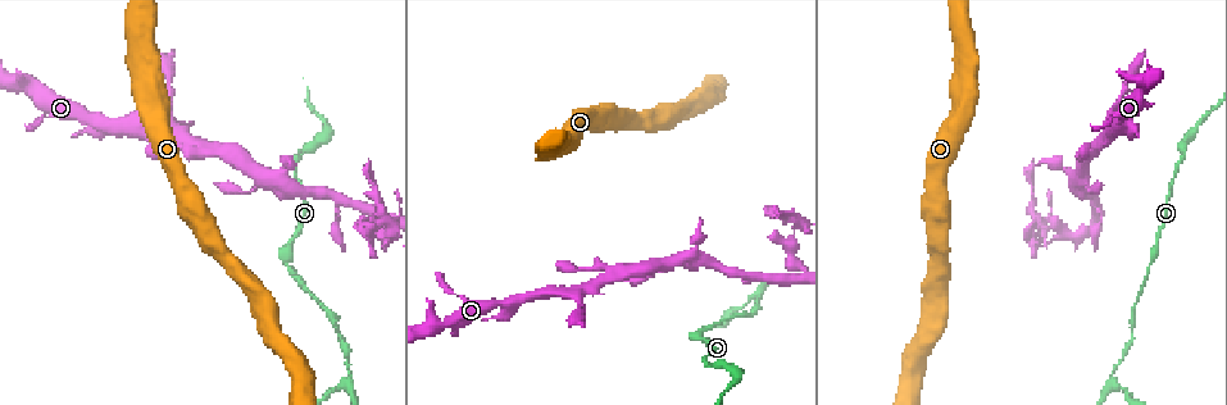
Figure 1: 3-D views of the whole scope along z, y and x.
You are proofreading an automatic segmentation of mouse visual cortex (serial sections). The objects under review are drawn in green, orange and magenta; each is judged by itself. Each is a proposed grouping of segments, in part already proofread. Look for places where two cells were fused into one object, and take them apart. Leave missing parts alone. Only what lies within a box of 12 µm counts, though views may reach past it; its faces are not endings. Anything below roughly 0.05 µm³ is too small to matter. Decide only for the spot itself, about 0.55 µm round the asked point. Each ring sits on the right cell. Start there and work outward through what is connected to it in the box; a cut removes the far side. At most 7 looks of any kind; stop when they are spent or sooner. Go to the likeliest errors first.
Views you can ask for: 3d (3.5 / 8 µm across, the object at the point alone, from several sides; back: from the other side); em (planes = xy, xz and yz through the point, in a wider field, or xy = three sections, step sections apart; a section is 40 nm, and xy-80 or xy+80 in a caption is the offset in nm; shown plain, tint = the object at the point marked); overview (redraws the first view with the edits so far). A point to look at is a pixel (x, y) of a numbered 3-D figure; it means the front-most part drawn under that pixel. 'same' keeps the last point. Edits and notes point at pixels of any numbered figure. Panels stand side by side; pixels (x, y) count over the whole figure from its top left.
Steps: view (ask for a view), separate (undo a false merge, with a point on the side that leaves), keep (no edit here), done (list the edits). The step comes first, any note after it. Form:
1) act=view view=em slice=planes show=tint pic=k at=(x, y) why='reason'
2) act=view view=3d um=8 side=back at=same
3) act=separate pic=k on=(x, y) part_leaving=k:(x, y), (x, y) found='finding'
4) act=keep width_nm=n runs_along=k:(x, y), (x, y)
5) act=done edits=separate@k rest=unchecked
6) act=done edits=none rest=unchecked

act=view view=3d um=3.5 pic=1 at=(347, 377) why='abrupt turn'

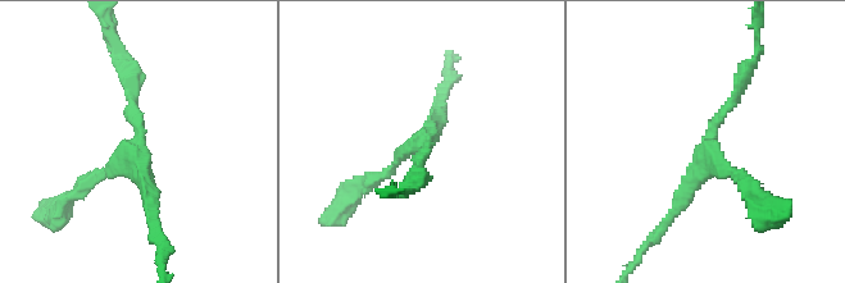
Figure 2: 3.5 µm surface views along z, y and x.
act=view view=em slice=xy step=5 show=tint pic=2 at=(422, 141) arms=3 arm_widths_nm=150,150,200

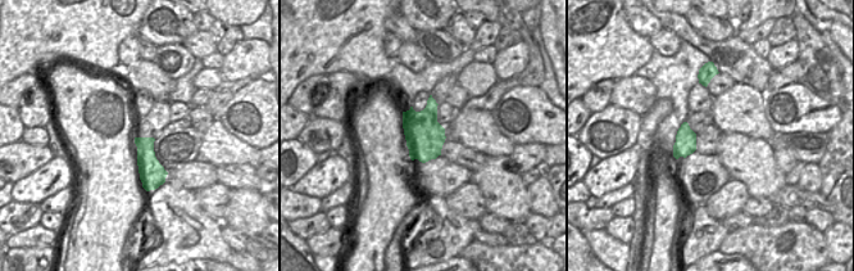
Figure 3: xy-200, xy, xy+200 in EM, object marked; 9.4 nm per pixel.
act=keep runs_along=2:(131, 71), (139, 141), (76, 192) found='one cell here'

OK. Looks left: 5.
act=view view=3d um=3.5 side=back pic=1 at=(1077, 179) why='looks like a crossing'

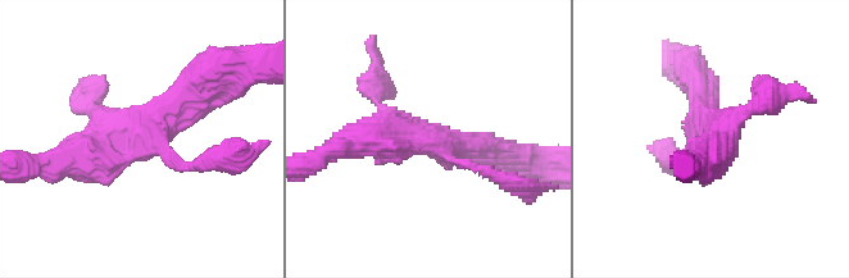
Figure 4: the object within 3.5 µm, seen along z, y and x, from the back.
act=view view=em slice=xy step=2 show=tint pic=4 at=(408, 129) arms=4 arm_widths_nm=200,250,350,400

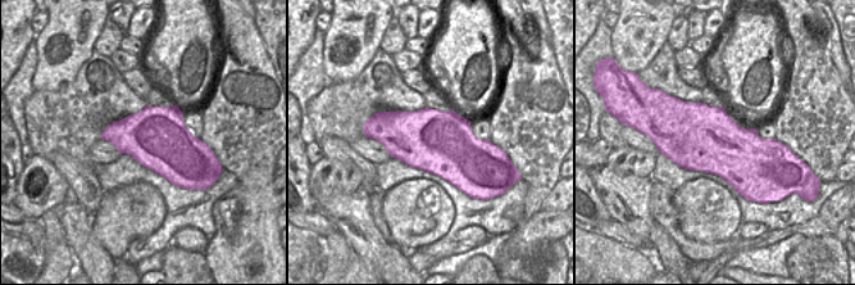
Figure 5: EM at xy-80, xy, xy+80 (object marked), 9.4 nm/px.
act=view view=em slice=planes show=tint at=same

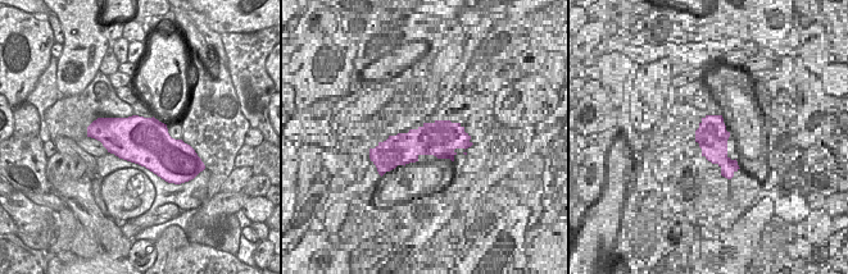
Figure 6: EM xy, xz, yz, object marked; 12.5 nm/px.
act=keep runs_along=4:(190, 96), (142, 131), (44, 167) found='all the same cell'

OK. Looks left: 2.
act=view view=3d um=3.5 pic=1 at=(1098, 197) why='a fork'

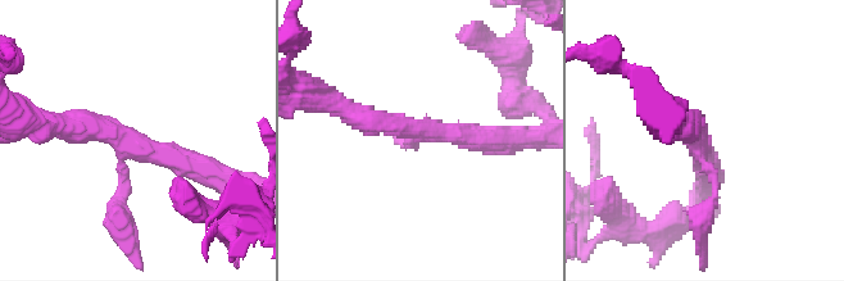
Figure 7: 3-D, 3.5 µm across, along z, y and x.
act=view view=em slice=xy step=2 show=tint pic=7 at=(132, 140) why='now the EM'

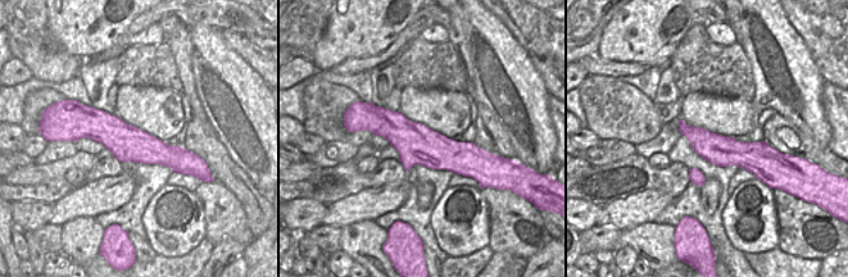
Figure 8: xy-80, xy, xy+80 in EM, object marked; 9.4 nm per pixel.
act=keep width_nm=380 runs_along=8:(368, 127), (476, 153) found='continuous, no second cell'

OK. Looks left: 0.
act=done edits=none rest=unchecked

